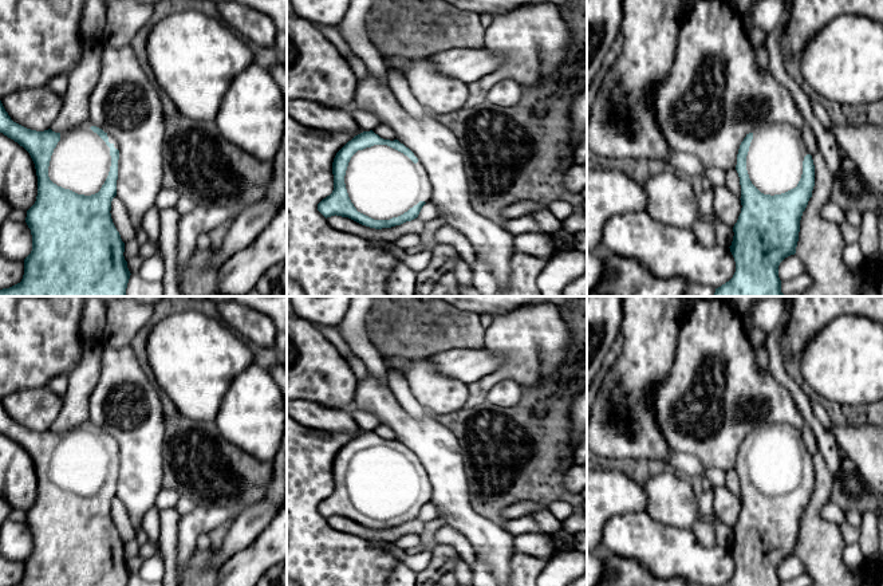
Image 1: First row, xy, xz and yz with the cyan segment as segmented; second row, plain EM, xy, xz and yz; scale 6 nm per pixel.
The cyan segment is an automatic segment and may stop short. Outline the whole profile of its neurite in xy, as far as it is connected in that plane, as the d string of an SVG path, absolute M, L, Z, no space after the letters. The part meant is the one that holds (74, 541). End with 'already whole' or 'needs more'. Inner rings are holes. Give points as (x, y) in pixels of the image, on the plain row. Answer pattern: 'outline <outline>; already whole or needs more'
outline M0 401L0 433L23 447L31 456L38 476L38 496L27 511L25 523L32 535L32 551L24 559L24 575L15 586L127 586L130 571L125 561L125 543L111 519L111 502L117 496L119 451L111 434L91 421L75 429L55 433L36 432L11 420Z; needs more

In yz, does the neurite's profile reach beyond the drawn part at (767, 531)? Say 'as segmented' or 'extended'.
extended

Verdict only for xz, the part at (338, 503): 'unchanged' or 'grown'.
grown

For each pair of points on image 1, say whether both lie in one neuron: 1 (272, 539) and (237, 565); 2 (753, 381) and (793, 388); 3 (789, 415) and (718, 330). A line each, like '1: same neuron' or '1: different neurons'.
1: same neuron
2: different neurons
3: same neuron

